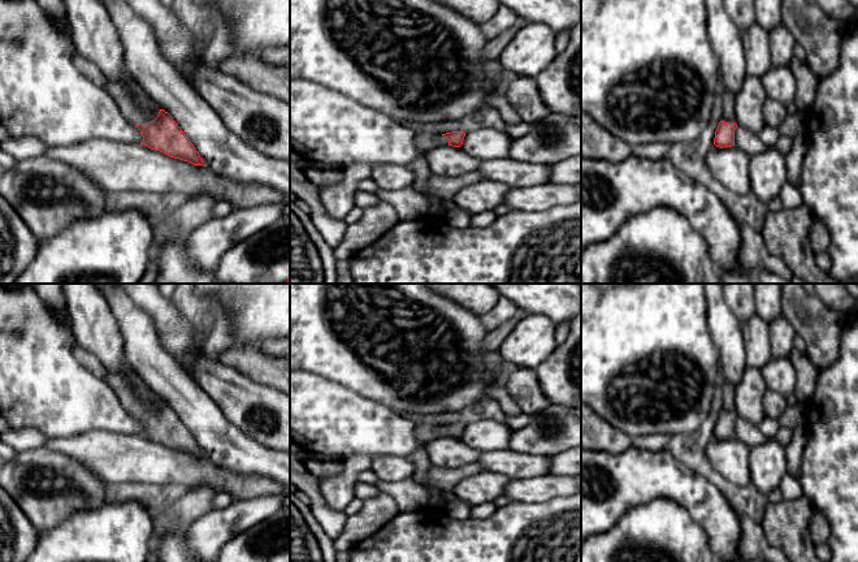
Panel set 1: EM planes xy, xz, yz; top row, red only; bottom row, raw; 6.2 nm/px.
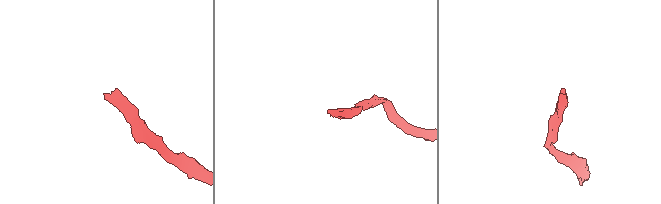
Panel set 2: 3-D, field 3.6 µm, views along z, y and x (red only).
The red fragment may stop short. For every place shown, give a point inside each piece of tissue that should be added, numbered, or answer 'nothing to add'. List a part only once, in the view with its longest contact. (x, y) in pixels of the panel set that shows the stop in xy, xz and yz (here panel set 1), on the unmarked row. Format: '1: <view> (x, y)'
1: xy (137, 398)

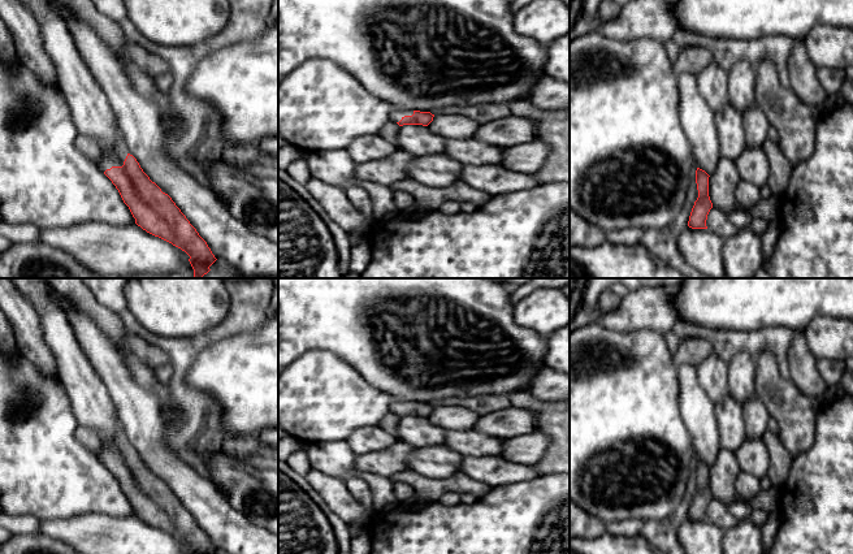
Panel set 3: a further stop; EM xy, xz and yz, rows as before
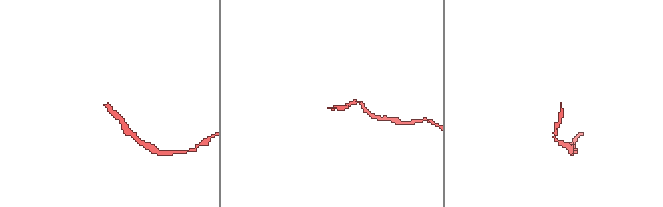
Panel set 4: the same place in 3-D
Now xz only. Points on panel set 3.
1: xz (397, 406)

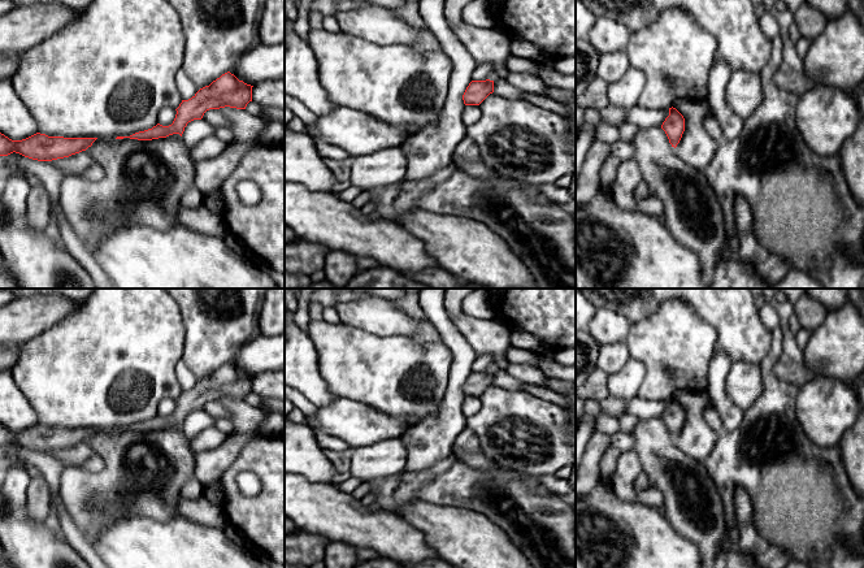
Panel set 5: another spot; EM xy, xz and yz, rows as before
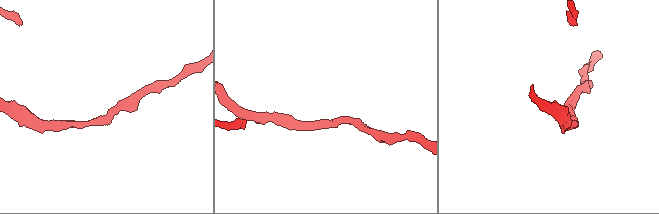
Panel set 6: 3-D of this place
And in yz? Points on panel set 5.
nothing to add

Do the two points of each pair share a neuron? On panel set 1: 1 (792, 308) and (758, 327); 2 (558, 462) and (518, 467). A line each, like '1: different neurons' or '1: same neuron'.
1: different neurons
2: same neuron

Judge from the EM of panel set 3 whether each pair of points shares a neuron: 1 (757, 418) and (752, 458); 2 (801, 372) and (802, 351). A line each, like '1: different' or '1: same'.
1: same
2: same

